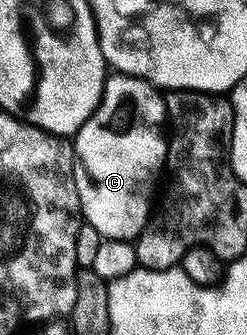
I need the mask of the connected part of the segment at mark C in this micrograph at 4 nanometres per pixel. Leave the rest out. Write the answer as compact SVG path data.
M114 74L106 81L106 89L102 92L102 101L98 104L98 109L90 115L88 122L84 122L84 126L80 126L80 130L74 133L72 137L76 157L74 162L74 177L76 178L76 190L80 194L80 208L85 223L92 225L102 235L103 240L118 239L133 242L146 229L146 224L152 215L150 199L154 196L154 183L158 180L158 171L161 168L163 171L164 165L166 164L166 150L168 147L168 140L164 135L164 125L166 123L166 102L163 93L159 89L149 84L147 80L141 80L135 76Z

